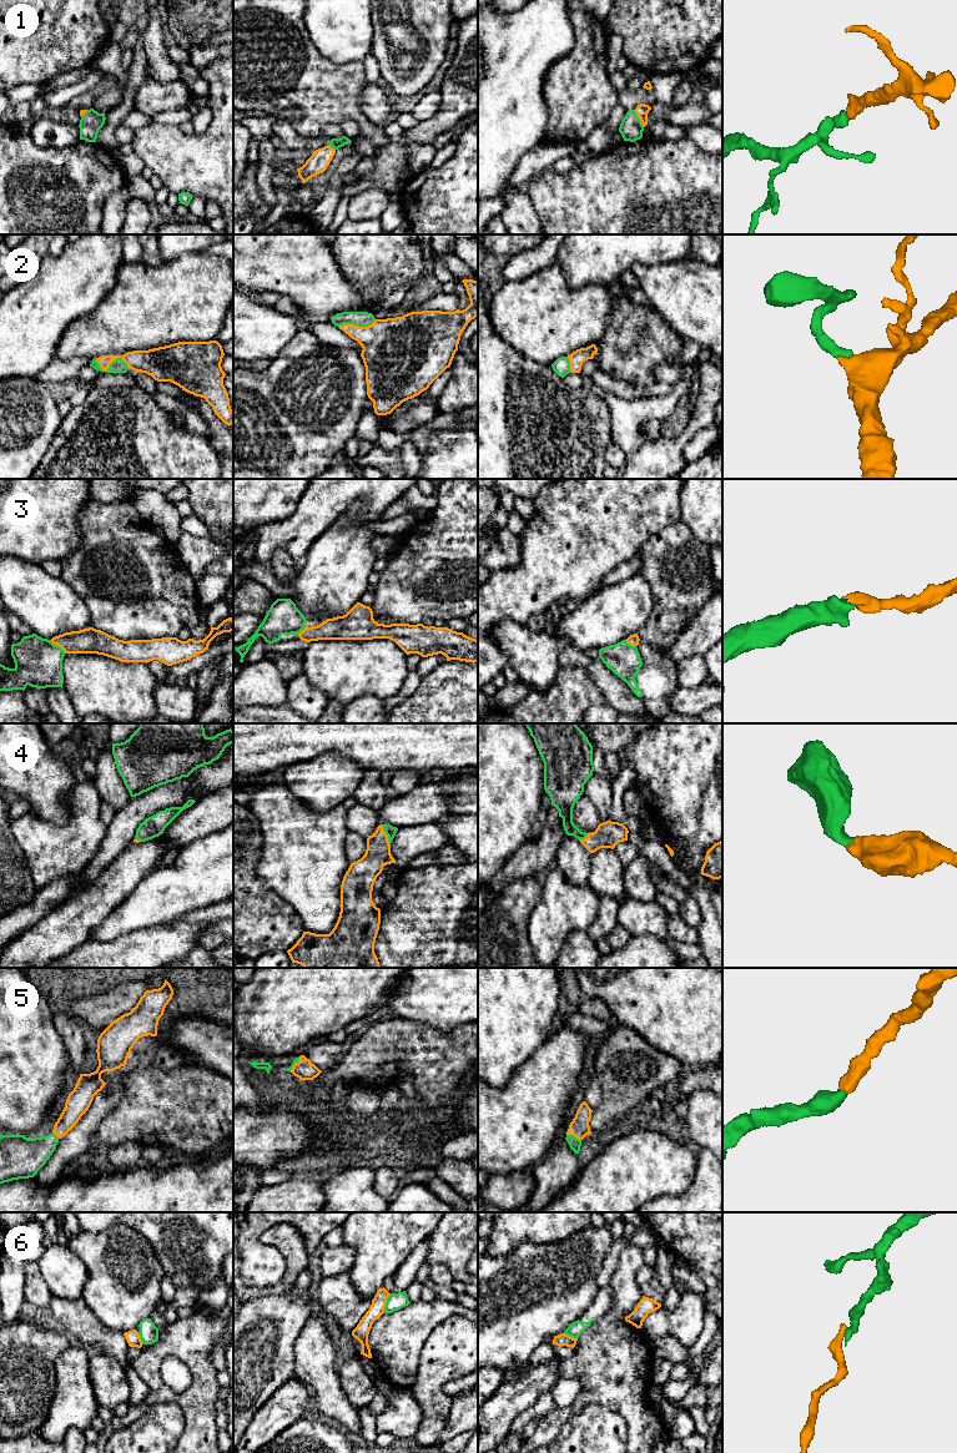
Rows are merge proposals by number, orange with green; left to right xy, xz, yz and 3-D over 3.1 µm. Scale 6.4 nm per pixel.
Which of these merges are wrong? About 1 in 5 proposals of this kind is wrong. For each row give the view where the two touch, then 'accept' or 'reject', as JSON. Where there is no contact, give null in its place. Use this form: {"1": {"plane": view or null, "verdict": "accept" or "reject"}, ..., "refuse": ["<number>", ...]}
{"1": {"plane": "yz", "verdict": "accept"}, "2": {"plane": "xy", "verdict": "accept"}, "3": {"plane": "xy", "verdict": "accept"}, "4": {"plane": "xz", "verdict": "accept"}, "5": {"plane": "yz", "verdict": "accept"}, "6": {"plane": "xz", "verdict": "reject"}, "refuse": ["6"]}

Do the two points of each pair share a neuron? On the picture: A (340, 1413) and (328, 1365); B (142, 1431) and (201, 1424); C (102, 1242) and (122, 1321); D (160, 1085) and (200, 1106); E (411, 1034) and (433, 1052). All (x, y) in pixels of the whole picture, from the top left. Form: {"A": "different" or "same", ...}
{"A": "same", "B": "different", "C": "same", "D": "same", "E": "same"}

